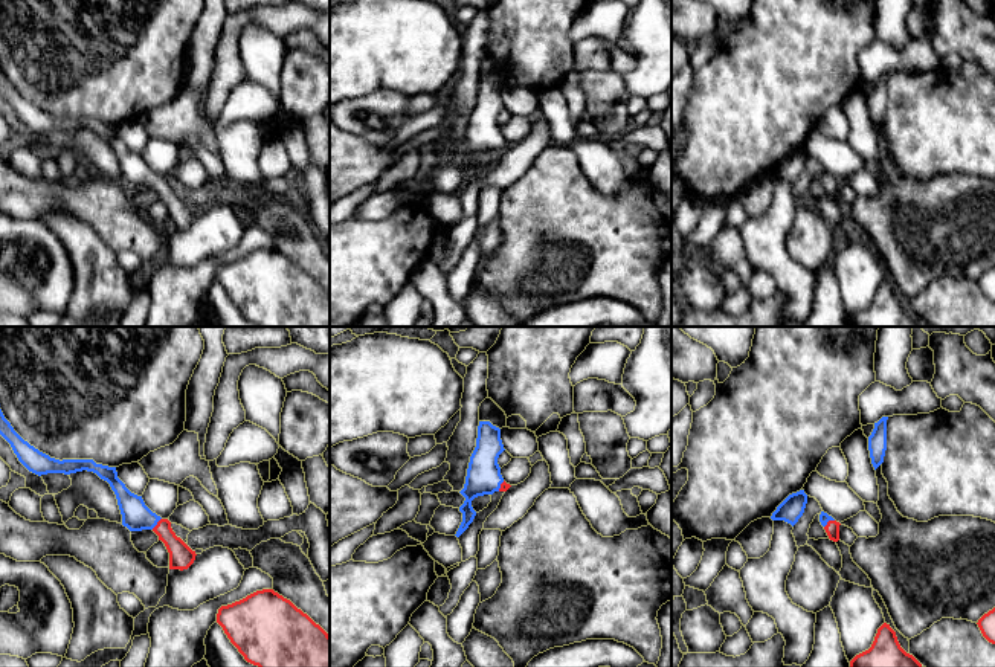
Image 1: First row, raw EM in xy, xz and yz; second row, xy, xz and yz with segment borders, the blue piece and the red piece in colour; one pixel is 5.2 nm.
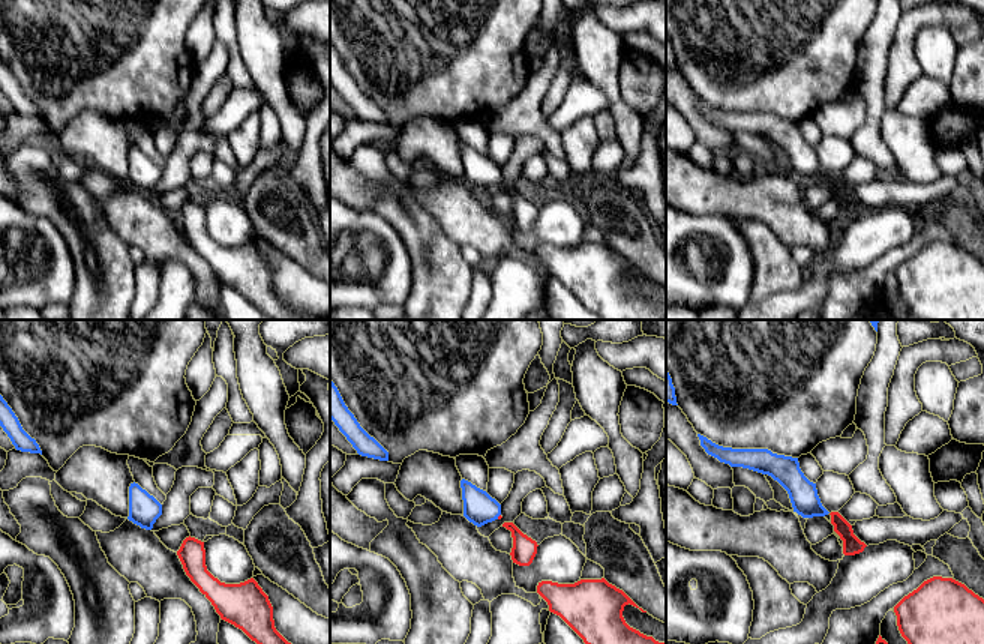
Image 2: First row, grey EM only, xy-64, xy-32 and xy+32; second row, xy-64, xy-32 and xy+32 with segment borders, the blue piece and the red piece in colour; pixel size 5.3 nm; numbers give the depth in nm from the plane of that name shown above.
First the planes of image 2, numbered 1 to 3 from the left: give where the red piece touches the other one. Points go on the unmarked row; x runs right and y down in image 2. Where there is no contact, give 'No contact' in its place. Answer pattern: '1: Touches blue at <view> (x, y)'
1: No contact
2: Touches blue at xy-32 (498, 179)
3: No contact

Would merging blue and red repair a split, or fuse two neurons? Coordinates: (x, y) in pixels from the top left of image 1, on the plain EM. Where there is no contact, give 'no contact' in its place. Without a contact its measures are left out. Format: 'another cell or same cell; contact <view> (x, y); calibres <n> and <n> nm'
same cell; contact xy (156, 182); calibres 160 and 130 nm

